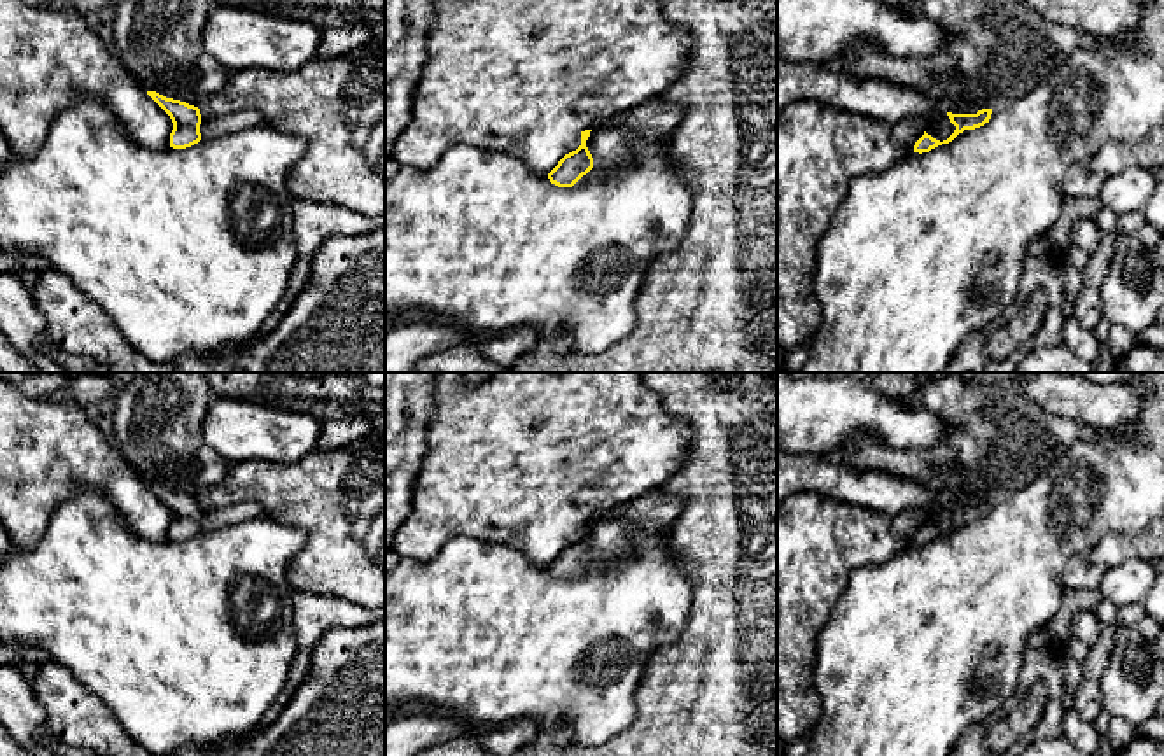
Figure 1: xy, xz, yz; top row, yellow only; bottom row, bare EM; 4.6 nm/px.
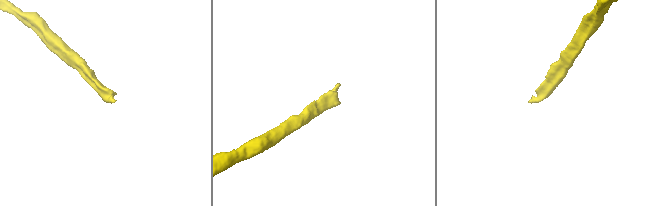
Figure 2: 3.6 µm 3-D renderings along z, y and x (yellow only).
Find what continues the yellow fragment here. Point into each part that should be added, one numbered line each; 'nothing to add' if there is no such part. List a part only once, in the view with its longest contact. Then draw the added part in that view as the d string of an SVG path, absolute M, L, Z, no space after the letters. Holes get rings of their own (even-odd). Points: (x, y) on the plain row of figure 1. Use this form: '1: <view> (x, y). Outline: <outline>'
1: yz (940, 520). Outline: M947 506L926 514L926 525L940 534L947 532L954 522L956 518L950 514Z

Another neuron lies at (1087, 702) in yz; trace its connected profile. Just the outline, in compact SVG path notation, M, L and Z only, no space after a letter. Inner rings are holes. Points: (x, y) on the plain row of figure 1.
M1115 623L1103 625L1097 639L1089 644L1083 660L1083 676L1073 696L1073 710L1087 723L1094 723L1103 709L1099 681L1104 674L1106 663L1111 658L1115 634Z

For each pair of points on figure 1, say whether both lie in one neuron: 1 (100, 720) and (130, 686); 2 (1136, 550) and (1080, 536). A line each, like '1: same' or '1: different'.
1: different
2: different

